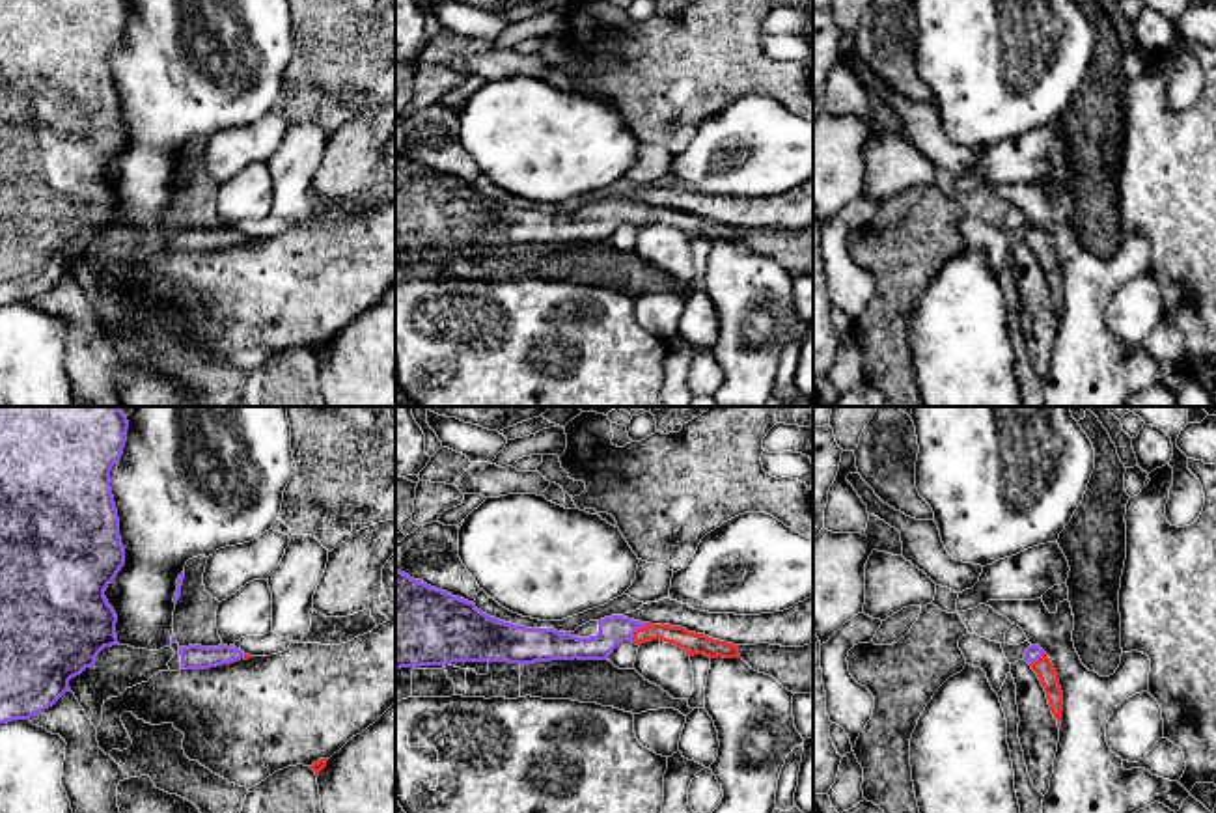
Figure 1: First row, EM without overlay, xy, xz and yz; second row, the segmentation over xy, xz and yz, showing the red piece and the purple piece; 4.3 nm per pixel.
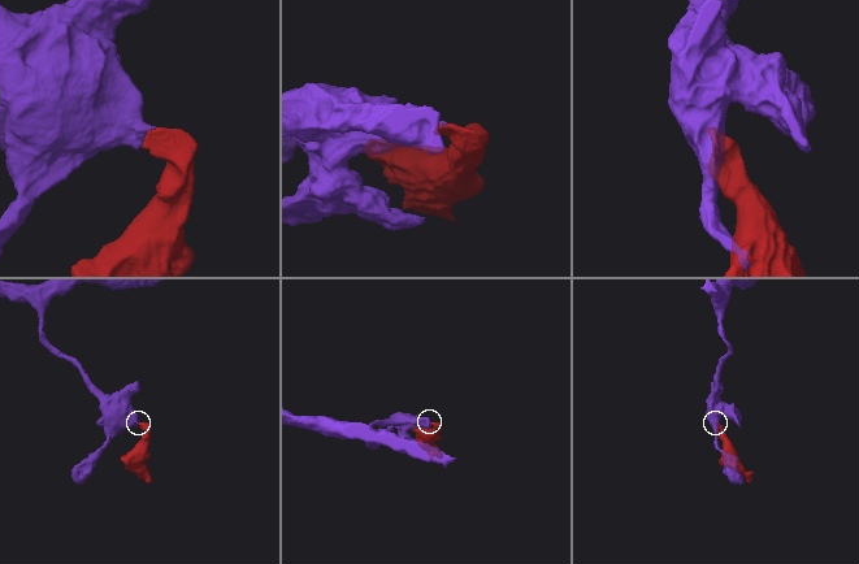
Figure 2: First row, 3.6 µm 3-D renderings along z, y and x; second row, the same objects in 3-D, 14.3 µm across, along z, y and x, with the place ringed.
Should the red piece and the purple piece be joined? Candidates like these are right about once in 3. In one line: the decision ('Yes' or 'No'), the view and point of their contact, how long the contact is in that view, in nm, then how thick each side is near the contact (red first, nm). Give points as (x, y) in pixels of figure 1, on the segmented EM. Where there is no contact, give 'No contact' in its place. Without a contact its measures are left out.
Yes. Touches red at xz (636, 631). Shared border 110 nm. Thickness 100 nm (red) against 130 nm

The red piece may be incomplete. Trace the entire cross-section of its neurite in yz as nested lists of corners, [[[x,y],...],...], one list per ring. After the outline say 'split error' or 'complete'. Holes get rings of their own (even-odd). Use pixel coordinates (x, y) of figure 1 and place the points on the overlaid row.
[[[1029,645],[1024,653],[1024,660],[1037,673],[1044,692],[1048,705],[1052,709],[1054,718],[1057,720],[1057,727],[1061,727],[1061,712],[1063,712],[1063,692],[1057,681],[1057,673],[1046,656],[1046,653],[1039,645]]]; split error

